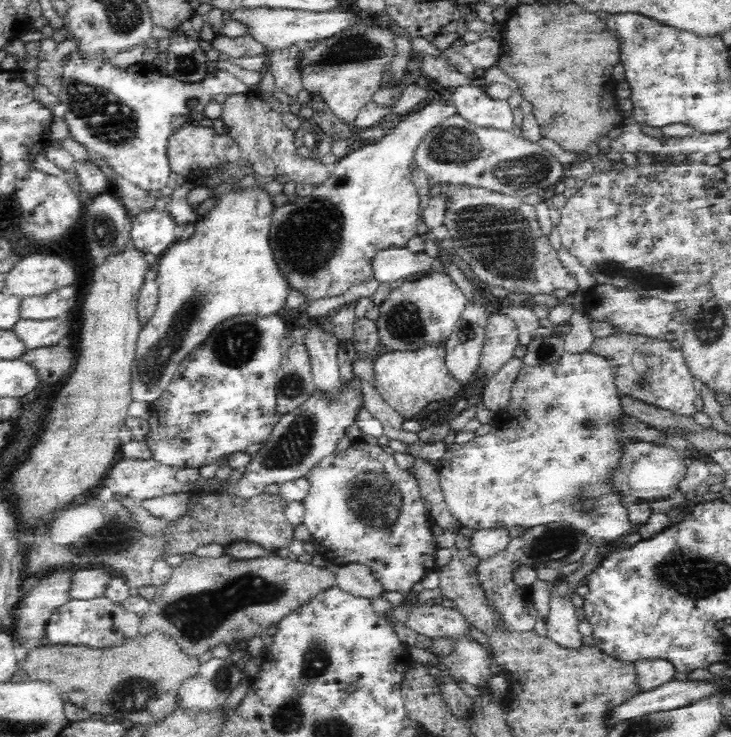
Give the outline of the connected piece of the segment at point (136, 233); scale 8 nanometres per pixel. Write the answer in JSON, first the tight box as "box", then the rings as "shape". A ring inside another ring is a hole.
{"box":[131,207,178,257],"shape":[[[157,207],[132,217],[131,241],[144,253],[160,257],[175,242],[178,234],[177,221],[172,212]]]}

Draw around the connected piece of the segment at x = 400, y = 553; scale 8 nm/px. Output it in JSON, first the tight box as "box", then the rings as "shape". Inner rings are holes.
{"box":[302,440,436,593],"shape":[[[373,440],[352,442],[346,450],[334,451],[320,459],[306,474],[309,492],[302,500],[305,506],[304,522],[311,534],[316,554],[322,556],[329,566],[351,562],[371,568],[384,590],[406,593],[434,570],[436,536],[432,532],[430,516],[422,497],[416,475],[400,468],[394,455],[384,452]]]}

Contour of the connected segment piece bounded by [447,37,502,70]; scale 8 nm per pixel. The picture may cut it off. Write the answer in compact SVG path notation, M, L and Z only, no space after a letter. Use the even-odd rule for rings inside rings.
M485 37L471 43L456 43L456 40L454 40L447 48L459 52L476 69L482 68L485 70L499 62L501 47L493 38Z

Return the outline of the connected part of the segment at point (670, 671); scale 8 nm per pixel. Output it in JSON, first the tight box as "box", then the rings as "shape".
{"box":[635,658,677,692],"shape":[[[638,658],[635,668],[638,683],[644,692],[674,680],[674,674],[677,673],[676,666],[666,658]]]}

